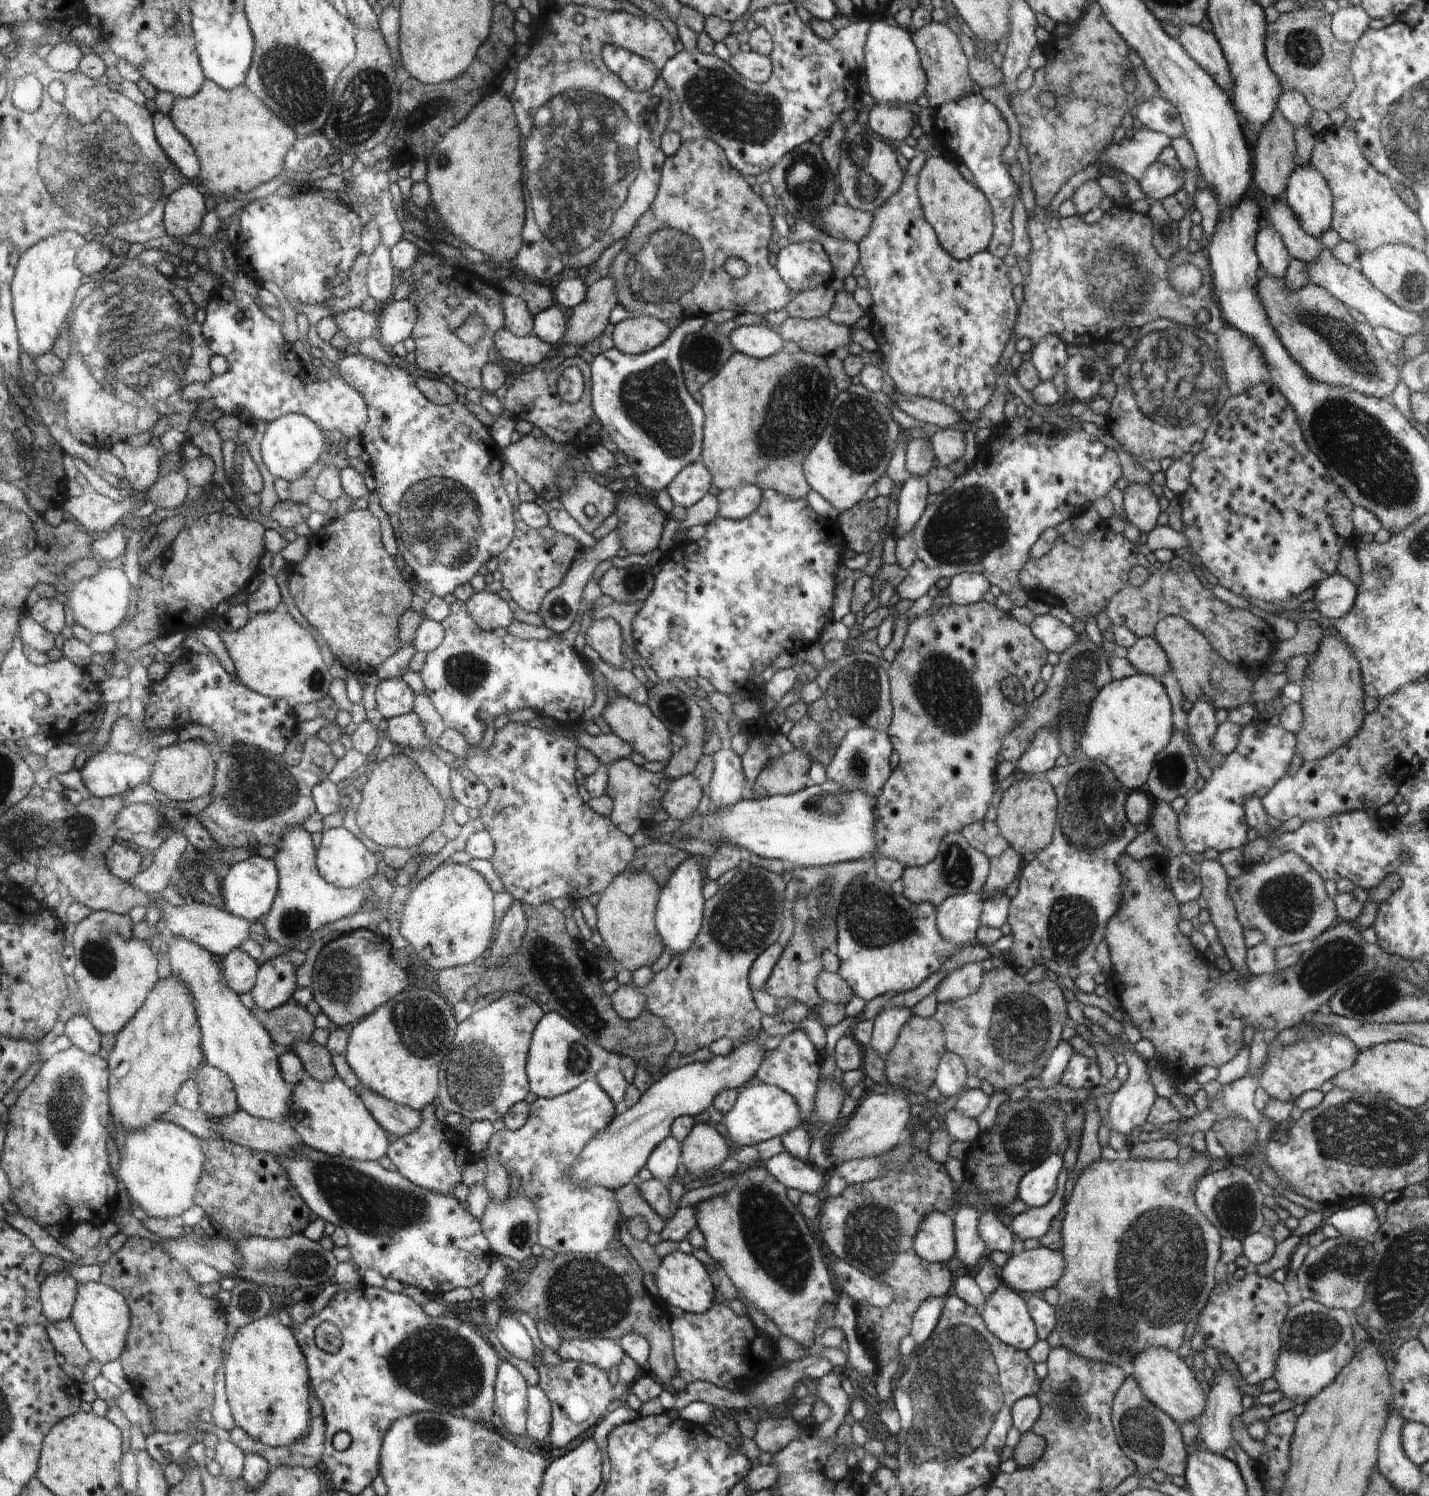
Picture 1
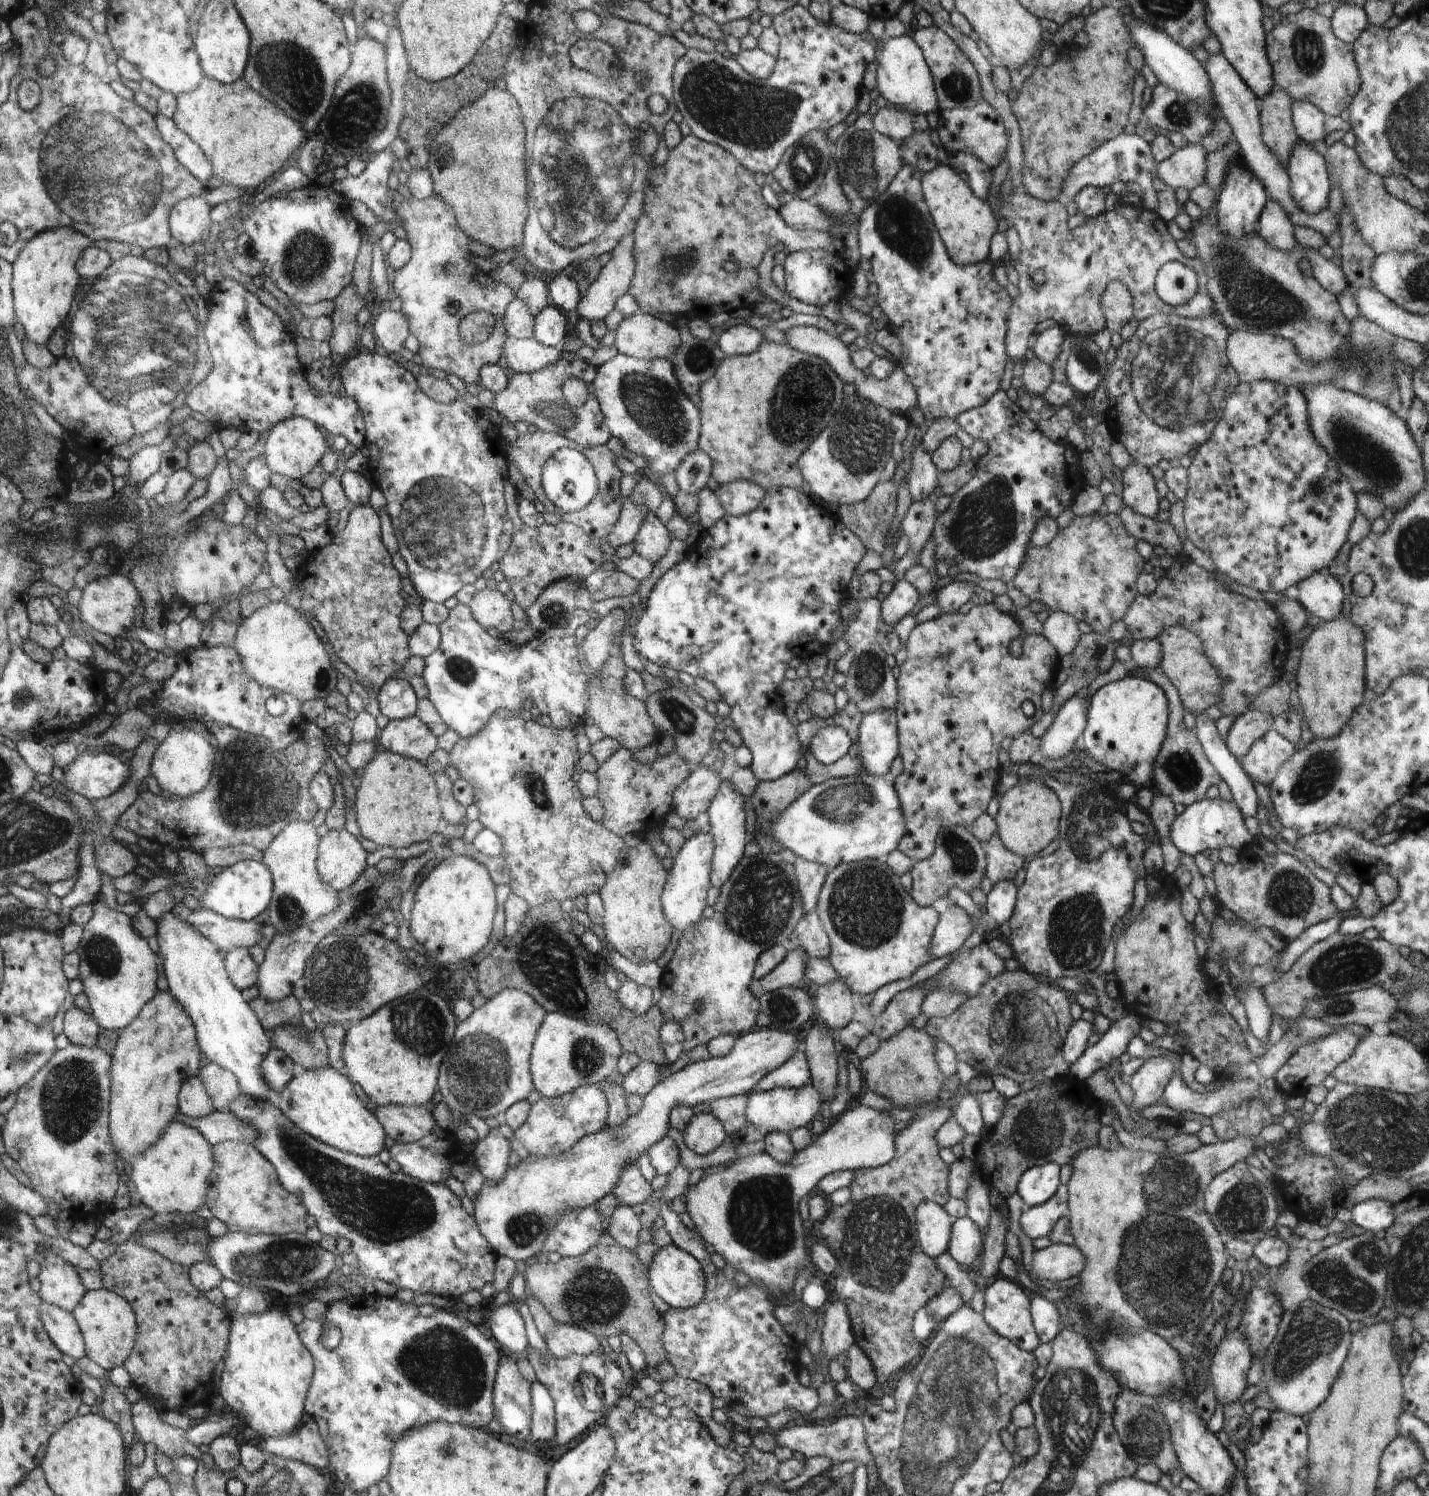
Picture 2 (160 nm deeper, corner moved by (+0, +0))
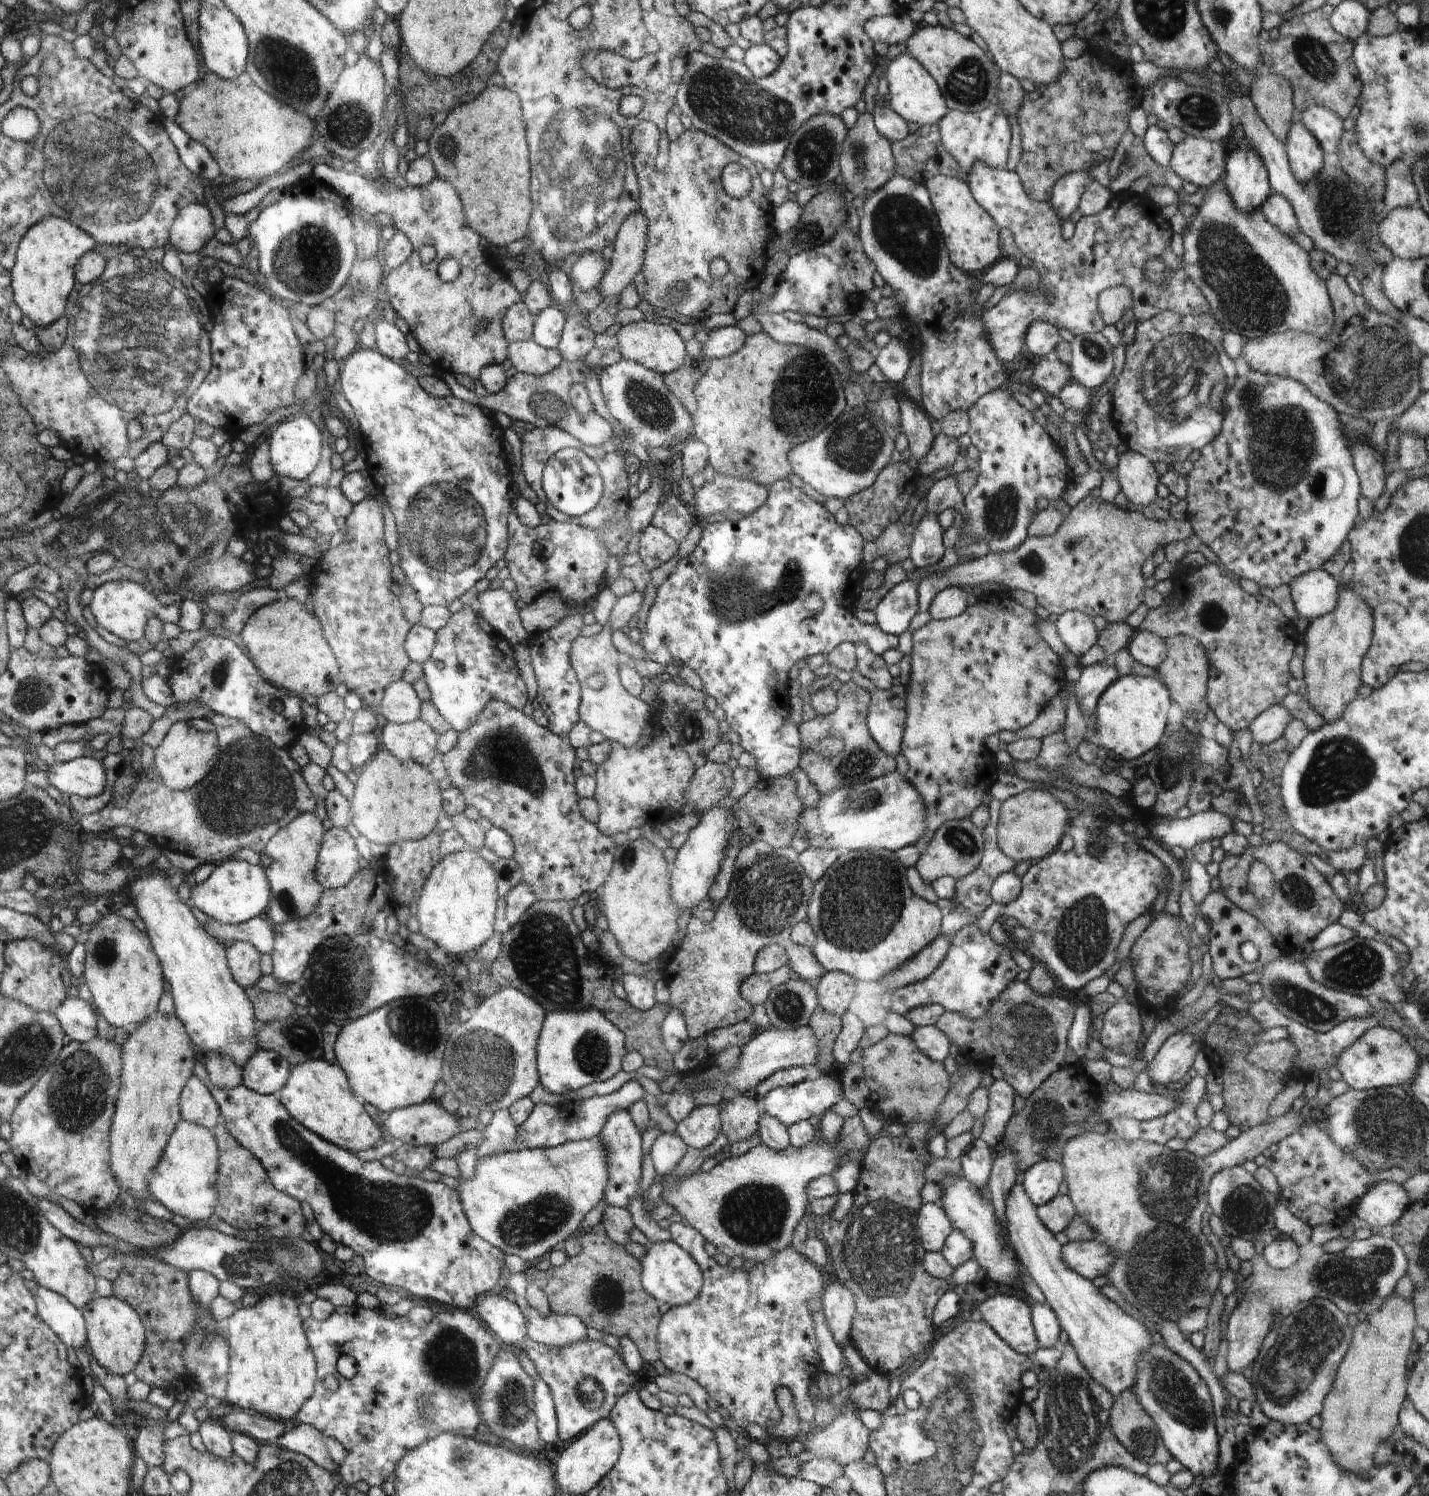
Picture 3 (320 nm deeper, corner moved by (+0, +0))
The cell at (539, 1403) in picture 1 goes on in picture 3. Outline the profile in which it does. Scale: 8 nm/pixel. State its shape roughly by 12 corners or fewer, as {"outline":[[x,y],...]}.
{"outline":[[535,1384],[540,1438],[559,1440],[555,1404],[548,1384]]}

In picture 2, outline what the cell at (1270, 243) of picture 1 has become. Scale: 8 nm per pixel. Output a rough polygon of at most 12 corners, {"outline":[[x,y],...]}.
{"outline":[[1264,205],[1257,232],[1268,246],[1292,252],[1294,227],[1282,206]]}

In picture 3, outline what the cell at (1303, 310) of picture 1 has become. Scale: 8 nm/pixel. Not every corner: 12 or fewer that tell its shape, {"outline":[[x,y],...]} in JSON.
{"outline":[[1224,181],[1182,234],[1222,330],[1335,323],[1309,253]]}

